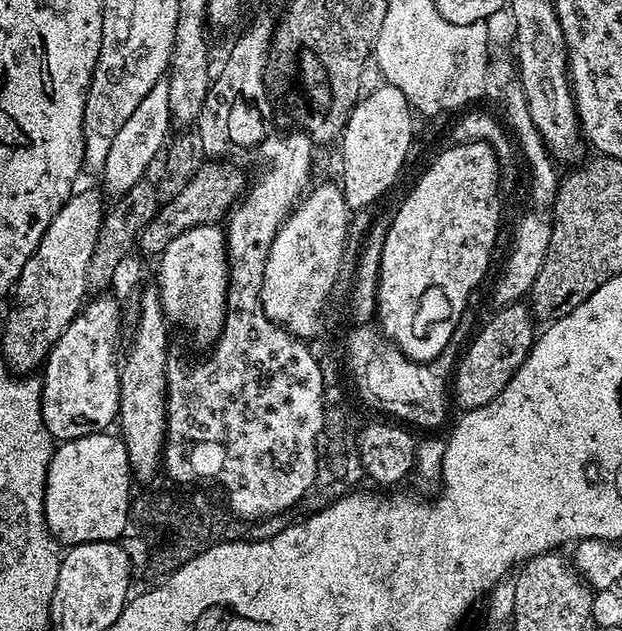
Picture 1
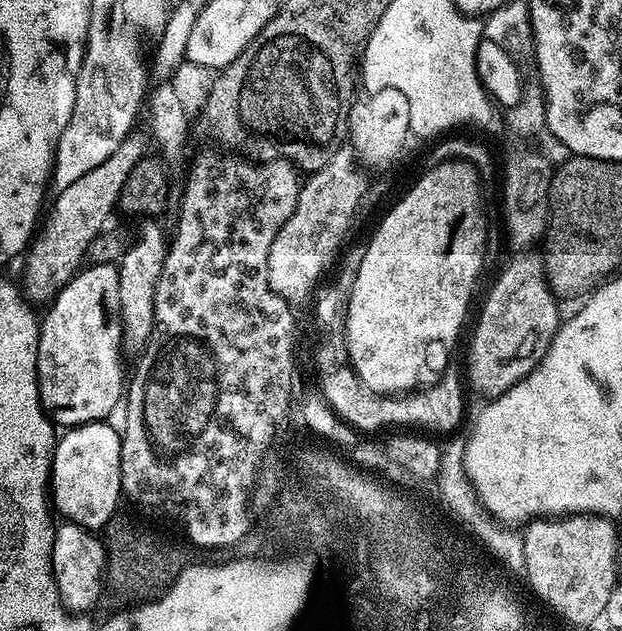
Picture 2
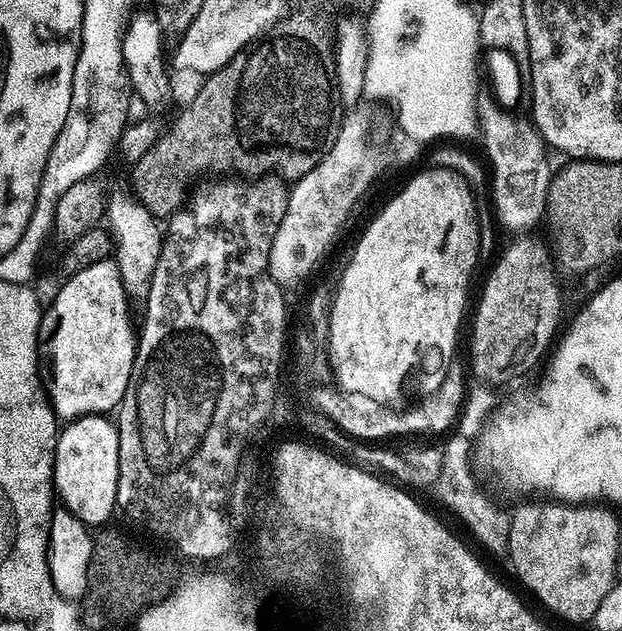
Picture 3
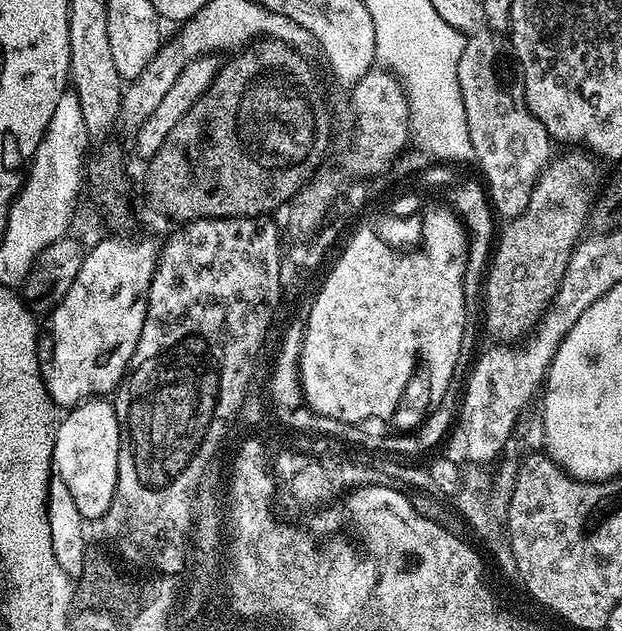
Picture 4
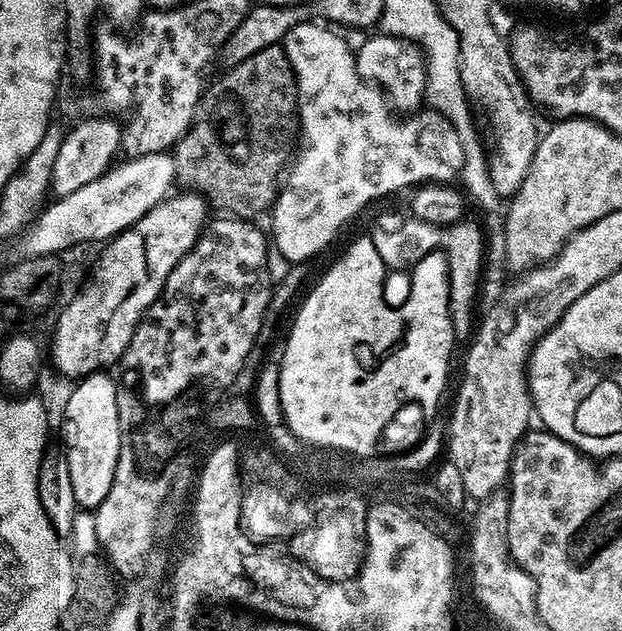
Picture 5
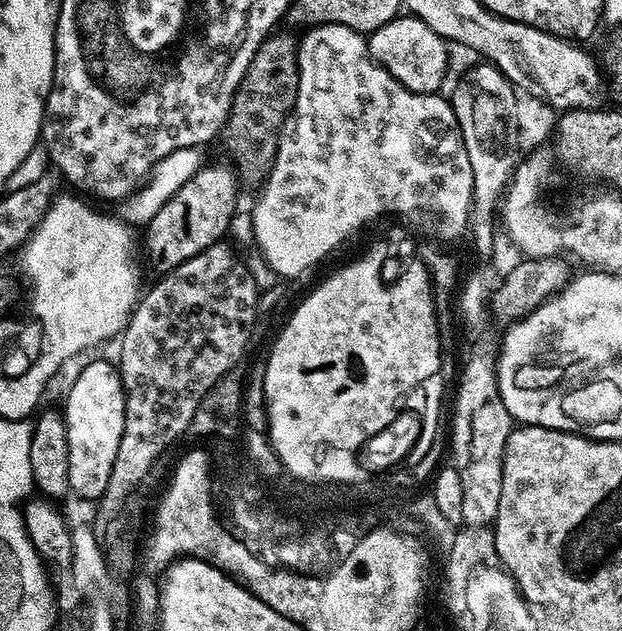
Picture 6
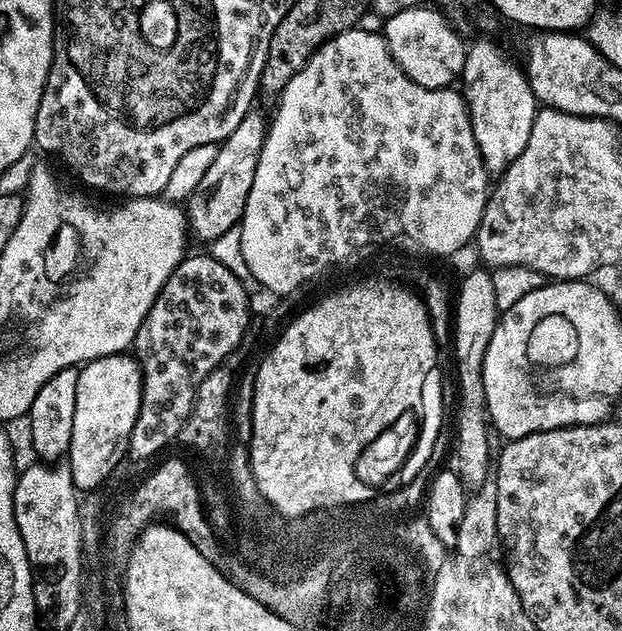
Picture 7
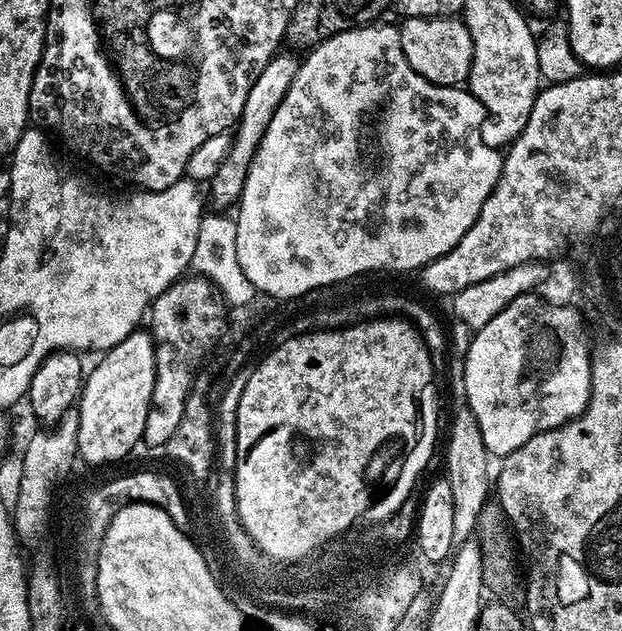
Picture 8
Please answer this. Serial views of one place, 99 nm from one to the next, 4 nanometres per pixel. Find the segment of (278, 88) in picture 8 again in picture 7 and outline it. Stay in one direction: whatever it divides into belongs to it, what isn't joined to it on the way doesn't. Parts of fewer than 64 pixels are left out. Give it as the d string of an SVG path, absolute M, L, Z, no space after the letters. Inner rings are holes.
M259 110L247 112L238 122L234 134L227 136L216 149L214 163L206 170L202 182L186 201L188 226L193 237L211 242L226 234L226 230L237 227L244 216L246 198L250 186L254 186L254 170L258 170L258 158L262 154L264 140L268 136L270 120Z

